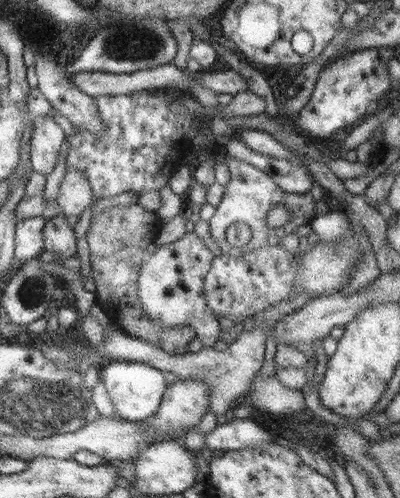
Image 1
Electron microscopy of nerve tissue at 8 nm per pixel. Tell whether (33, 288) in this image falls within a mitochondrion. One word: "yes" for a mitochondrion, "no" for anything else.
yes

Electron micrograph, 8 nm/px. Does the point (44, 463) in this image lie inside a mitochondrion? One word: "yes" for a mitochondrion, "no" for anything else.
no

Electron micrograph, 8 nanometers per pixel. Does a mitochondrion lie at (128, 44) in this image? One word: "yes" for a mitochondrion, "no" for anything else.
yes

